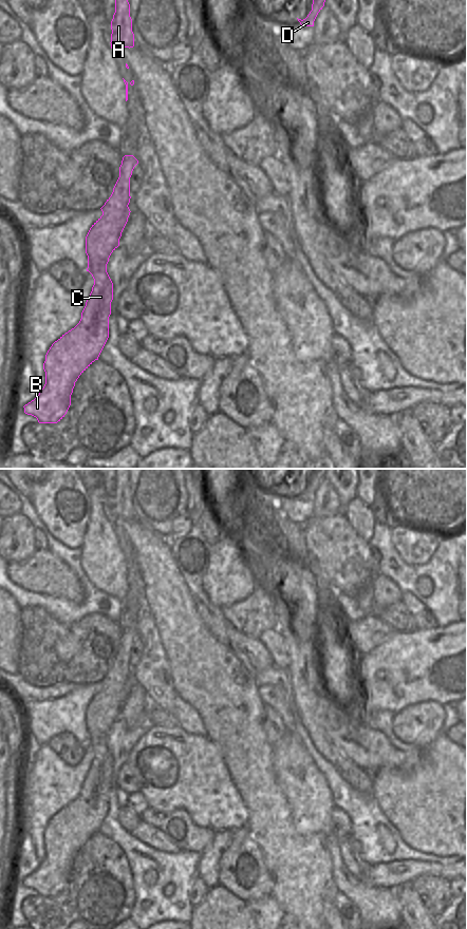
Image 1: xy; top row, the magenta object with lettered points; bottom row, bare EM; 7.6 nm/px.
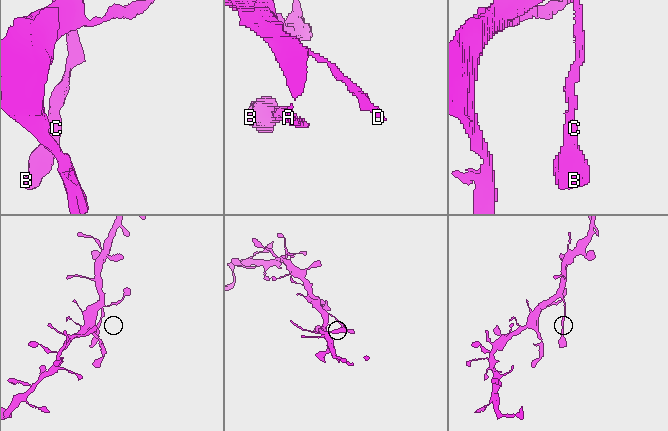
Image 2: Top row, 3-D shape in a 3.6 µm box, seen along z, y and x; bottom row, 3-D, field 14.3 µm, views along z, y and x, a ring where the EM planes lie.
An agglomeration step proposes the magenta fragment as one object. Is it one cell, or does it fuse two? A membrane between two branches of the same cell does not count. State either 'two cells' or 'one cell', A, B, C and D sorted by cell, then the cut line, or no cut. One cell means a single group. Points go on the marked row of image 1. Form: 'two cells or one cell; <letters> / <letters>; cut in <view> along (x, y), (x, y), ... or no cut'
one cell; A B C D; no cut

